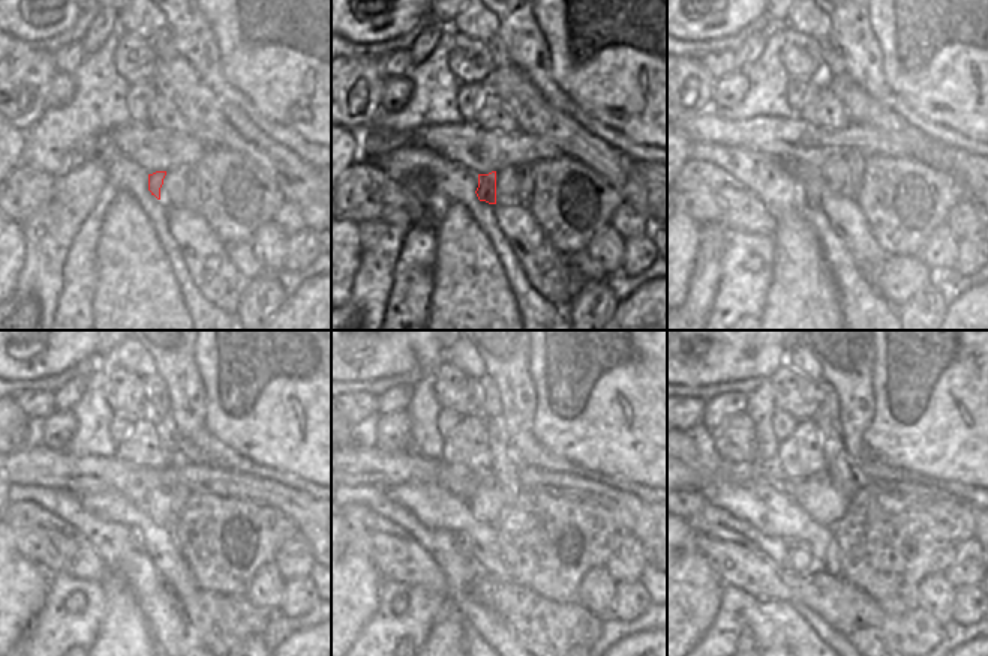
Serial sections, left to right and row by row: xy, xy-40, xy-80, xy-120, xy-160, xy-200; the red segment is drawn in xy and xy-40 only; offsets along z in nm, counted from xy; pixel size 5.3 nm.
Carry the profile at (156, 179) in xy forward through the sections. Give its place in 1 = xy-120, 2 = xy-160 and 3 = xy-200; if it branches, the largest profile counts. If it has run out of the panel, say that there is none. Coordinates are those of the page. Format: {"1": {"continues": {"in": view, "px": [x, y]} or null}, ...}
{"1": {"continues": {"in": "xy-120", "px": [135, 535]}}, "2": {"continues": {"in": "xy-160", "px": [461, 541]}}, "3": {"continues": {"in": "xy-200", "px": [798, 556]}}}

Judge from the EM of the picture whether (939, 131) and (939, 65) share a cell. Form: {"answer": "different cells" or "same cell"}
{"answer": "different cells"}

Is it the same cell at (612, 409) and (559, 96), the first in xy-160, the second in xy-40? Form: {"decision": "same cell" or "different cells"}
{"decision": "different cells"}

